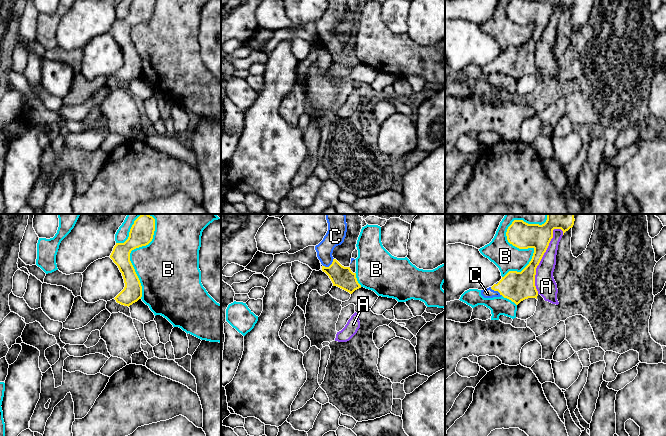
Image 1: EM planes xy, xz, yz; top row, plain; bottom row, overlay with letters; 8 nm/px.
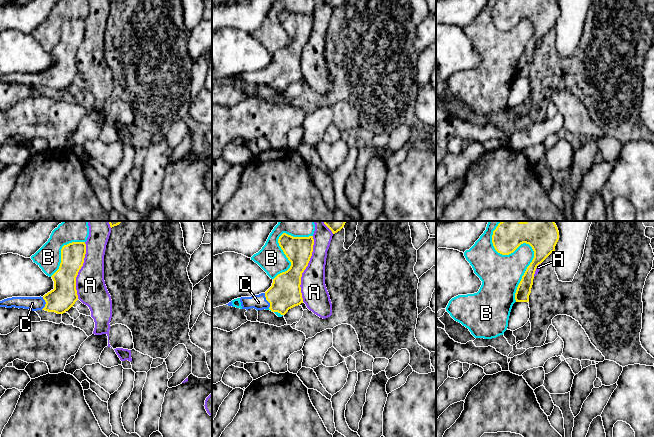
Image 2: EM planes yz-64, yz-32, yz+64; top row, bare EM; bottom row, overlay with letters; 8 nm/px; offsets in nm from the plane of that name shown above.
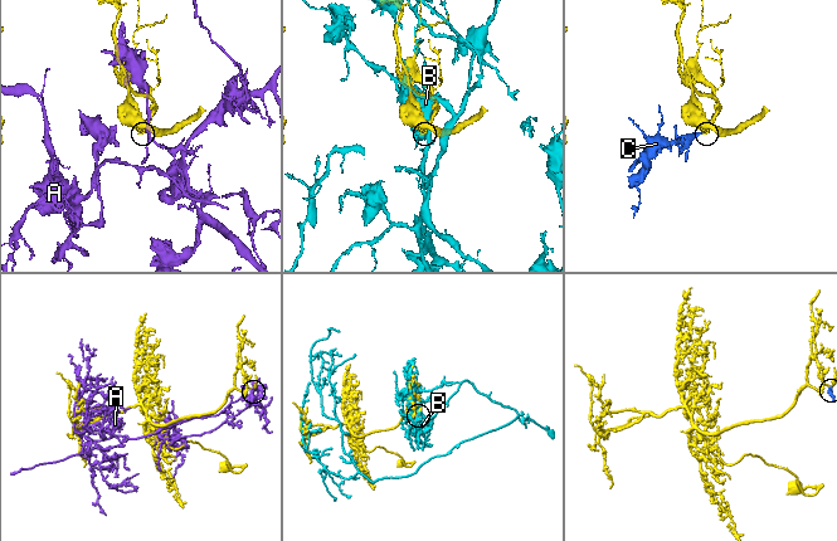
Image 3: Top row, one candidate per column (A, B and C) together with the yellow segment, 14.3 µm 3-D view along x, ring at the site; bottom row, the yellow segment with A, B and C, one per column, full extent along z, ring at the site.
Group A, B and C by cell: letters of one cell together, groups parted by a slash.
A / B / C

